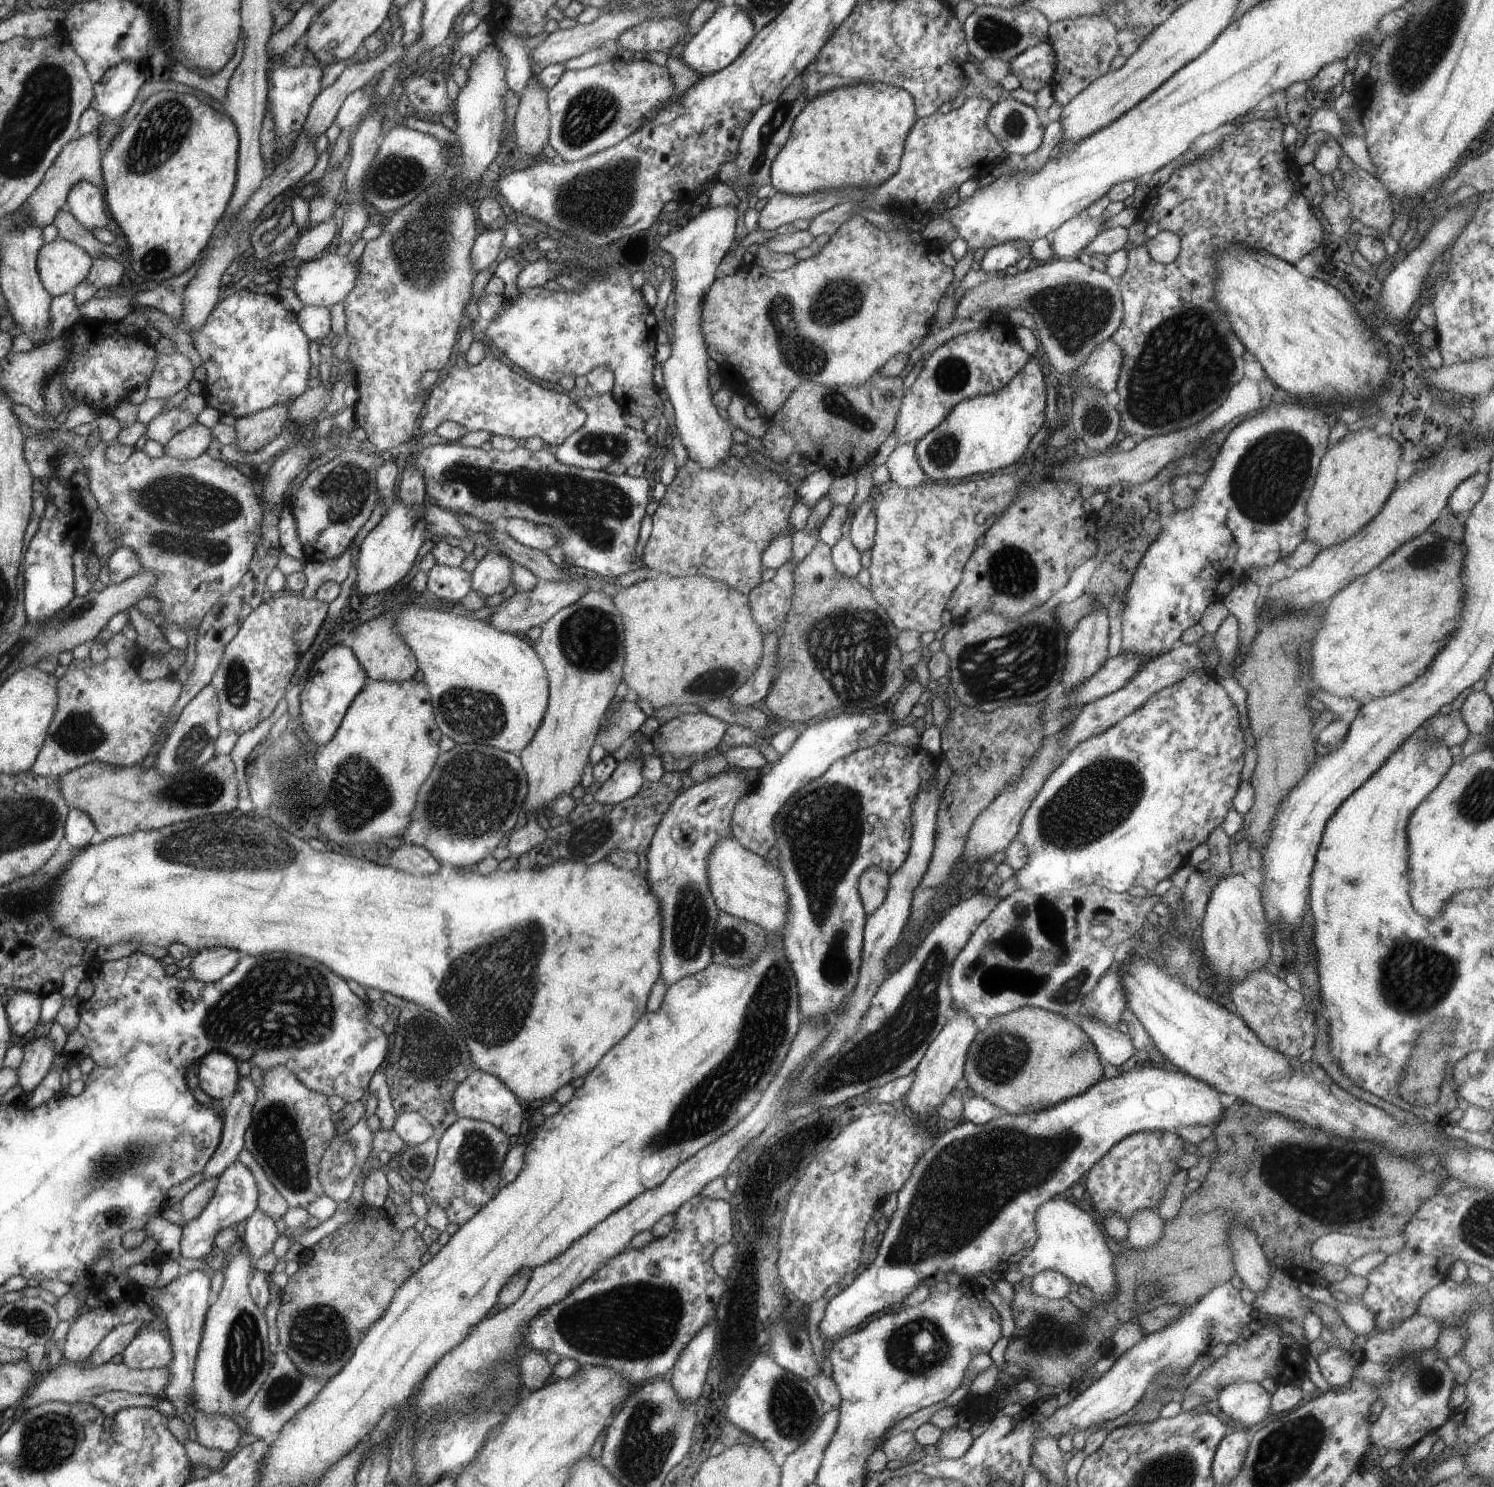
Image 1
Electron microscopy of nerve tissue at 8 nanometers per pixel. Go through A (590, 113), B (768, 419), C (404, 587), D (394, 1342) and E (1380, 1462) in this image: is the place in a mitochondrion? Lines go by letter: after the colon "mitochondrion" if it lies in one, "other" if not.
A: mitochondrion
B: other
C: other
D: other
E: other

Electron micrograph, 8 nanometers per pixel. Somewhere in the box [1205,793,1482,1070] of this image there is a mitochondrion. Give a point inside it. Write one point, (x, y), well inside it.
(1415, 977)

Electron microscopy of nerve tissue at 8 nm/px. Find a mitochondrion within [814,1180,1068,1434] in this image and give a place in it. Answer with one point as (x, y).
(920, 1347)

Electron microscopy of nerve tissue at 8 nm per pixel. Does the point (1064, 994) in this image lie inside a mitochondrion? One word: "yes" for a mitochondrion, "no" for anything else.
yes

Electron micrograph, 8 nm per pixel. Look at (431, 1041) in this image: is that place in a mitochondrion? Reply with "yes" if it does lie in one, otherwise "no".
yes

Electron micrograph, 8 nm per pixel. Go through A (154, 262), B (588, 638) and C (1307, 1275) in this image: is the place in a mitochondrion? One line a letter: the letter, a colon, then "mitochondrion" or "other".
A: mitochondrion
B: mitochondrion
C: other

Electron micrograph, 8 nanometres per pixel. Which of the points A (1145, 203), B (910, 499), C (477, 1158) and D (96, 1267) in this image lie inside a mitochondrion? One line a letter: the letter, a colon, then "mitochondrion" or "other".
A: other
B: other
C: mitochondrion
D: other

